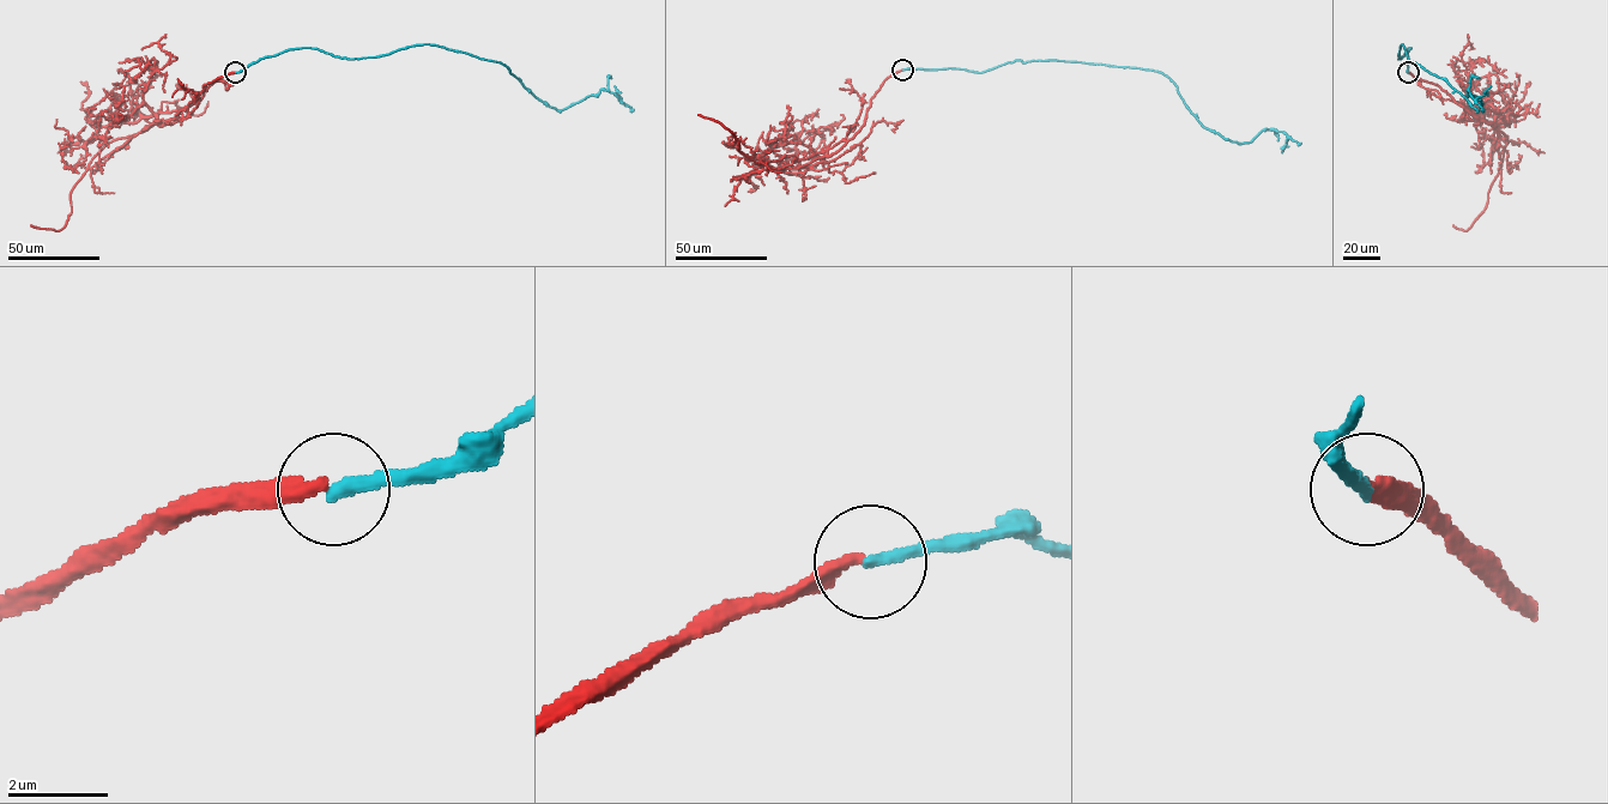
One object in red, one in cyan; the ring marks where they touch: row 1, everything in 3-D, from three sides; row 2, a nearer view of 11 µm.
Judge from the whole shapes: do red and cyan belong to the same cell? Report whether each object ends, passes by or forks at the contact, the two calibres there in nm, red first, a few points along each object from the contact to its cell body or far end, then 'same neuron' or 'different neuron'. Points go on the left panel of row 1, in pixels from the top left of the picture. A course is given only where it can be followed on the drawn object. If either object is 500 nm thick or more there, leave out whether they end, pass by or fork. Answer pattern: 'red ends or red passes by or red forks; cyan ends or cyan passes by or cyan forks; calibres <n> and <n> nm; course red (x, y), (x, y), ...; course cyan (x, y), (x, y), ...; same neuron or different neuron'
red ends; cyan ends; calibres 280 and 260 nm; course red (235, 72), (205, 84), (198, 106), (180, 120), (108, 143), (71, 193), (71, 213), (59, 230), (30, 225); course cyan (235, 72), (301, 48), (354, 59), (425, 43), (503, 64), (557, 110), (602, 89), (620, 98), (614, 86); different neuron

